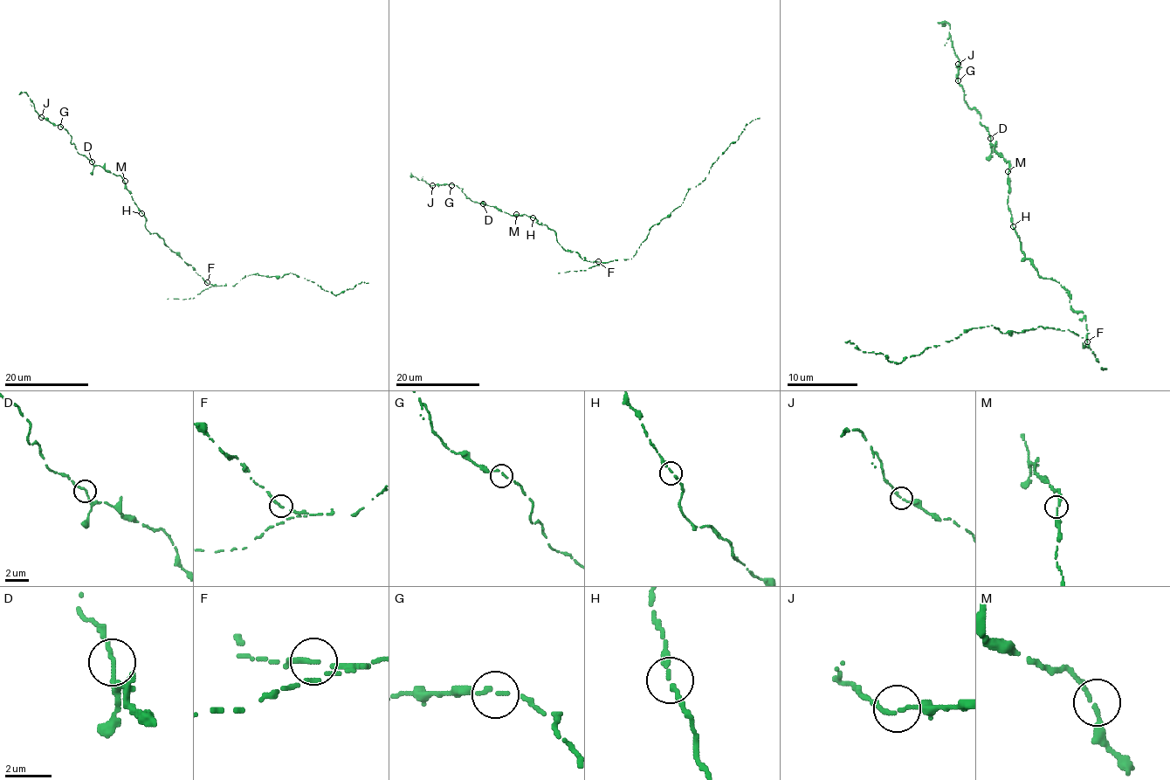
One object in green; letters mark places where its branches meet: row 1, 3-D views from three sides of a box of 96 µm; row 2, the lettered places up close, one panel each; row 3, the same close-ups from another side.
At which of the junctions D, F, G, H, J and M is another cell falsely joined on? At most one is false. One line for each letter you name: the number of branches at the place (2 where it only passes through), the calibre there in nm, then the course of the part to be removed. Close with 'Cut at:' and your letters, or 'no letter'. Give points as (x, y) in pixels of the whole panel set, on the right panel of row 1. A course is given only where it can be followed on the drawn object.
F: 2 branches meet; 190 nm thick; foreign part runs (1086, 342), (1083, 348), (1083, 337), (1067, 330), (1002, 334), (992, 325), (965, 330), (898, 363), (845, 342)
Cut at: F

